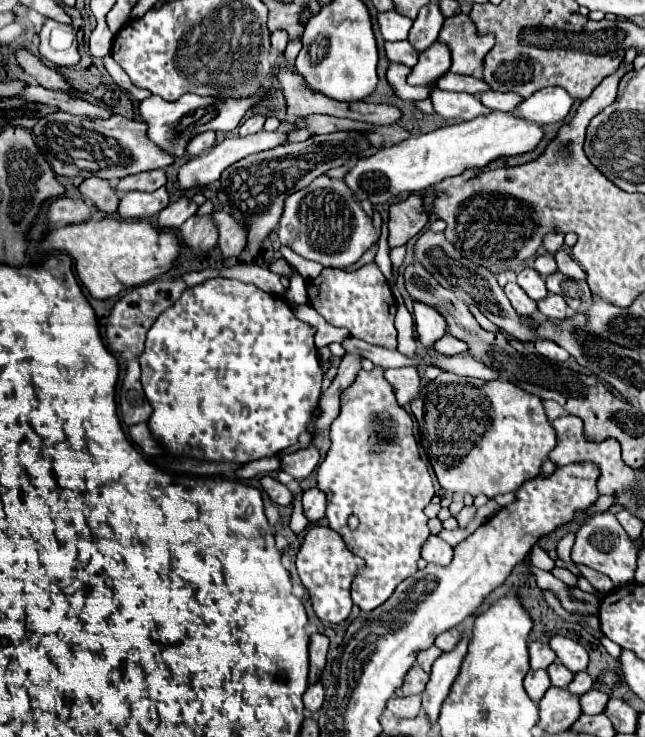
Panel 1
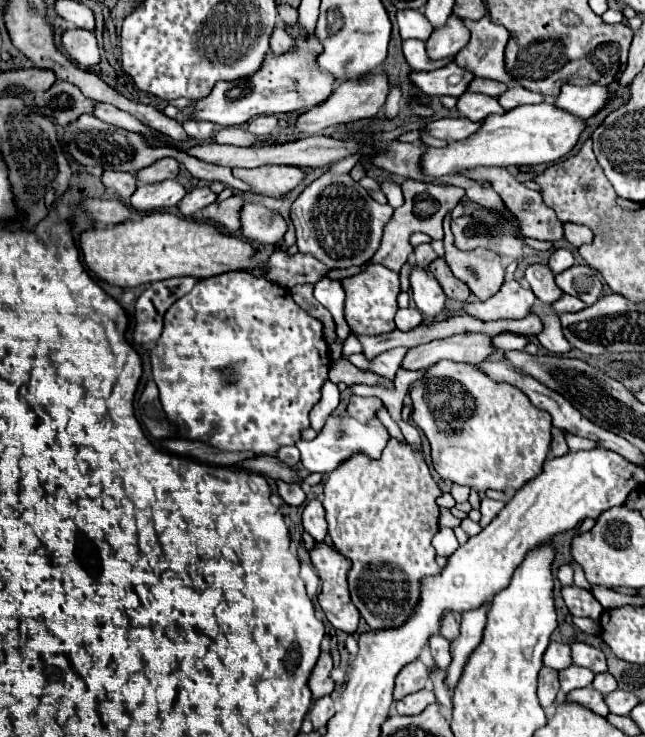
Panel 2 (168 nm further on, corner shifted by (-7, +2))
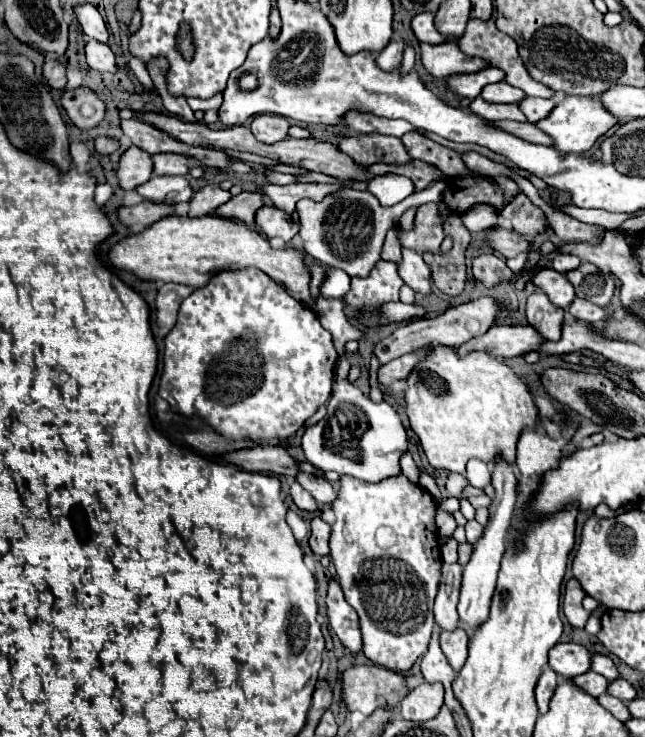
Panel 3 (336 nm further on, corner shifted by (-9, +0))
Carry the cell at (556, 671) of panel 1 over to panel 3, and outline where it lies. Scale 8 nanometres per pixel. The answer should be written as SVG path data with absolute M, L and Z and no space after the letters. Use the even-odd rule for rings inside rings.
M589 671L589 673L583 673L581 677L575 677L573 679L581 689L585 689L585 693L591 693L593 697L599 697L601 693L607 691L607 685L609 681L601 675L597 675L595 671Z

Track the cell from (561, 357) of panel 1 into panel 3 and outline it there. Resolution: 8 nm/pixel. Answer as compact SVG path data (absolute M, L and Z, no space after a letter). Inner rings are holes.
M539 291L527 299L527 321L533 325L545 339L559 341L561 325L565 311L549 301L549 297Z

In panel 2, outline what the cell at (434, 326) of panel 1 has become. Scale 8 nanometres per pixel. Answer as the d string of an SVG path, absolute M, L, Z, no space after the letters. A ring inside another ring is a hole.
M415 267L413 273L411 273L411 277L409 277L409 281L411 281L413 301L415 301L417 309L427 319L441 317L443 311L445 311L445 299L447 299L447 295L443 293L443 289L437 283L437 279L431 273Z

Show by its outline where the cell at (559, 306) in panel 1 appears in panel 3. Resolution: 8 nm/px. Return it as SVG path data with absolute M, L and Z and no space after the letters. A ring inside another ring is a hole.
M575 299L569 305L569 313L577 319L585 319L585 321L591 321L591 323L597 323L597 321L605 319L605 309L587 301L587 299Z

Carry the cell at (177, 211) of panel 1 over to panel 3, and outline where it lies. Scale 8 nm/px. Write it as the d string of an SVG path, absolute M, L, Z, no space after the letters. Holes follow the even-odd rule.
M205 185L201 191L197 191L191 199L191 211L189 217L203 217L211 215L217 207L227 203L231 199L231 193L221 189L219 185Z

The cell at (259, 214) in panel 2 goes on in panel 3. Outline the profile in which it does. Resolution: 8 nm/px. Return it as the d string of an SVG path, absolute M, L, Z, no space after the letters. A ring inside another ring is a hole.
M277 207L259 209L257 217L255 217L255 223L261 229L261 233L267 235L269 239L271 237L281 237L285 243L289 243L299 231L299 225L295 225L291 221L291 217L287 221L287 213L277 209Z

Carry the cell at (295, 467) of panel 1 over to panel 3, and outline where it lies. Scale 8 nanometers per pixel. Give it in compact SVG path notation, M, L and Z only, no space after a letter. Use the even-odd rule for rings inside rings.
M339 357L333 369L333 393L327 403L327 415L305 429L303 453L307 461L321 471L335 471L339 475L353 475L363 481L381 481L401 475L399 459L407 451L407 431L397 409L387 403L375 403L347 381L349 361Z

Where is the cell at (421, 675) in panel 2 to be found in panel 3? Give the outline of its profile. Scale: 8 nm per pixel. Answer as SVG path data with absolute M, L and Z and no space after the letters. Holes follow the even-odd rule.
M349 667L341 673L341 701L347 711L371 715L377 707L397 707L409 693L407 679L383 667Z

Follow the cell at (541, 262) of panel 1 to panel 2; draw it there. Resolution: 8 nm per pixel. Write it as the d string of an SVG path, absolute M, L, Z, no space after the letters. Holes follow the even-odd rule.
M557 249L557 251L549 257L549 267L551 267L553 273L565 271L565 269L569 269L573 263L575 263L575 259L573 259L571 251L567 251L567 249Z

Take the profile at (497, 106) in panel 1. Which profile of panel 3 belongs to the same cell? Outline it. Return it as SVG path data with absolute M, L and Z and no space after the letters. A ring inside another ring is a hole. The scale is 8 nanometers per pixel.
M559 95L555 99L537 99L537 97L525 97L525 101L521 101L521 111L527 115L529 123L537 123L549 117L549 113L553 111L553 105L559 103Z

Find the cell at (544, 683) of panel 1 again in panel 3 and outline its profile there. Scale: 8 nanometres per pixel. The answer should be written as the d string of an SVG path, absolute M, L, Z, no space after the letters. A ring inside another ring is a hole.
M545 667L537 681L537 687L535 687L535 701L537 701L539 713L547 713L549 701L551 701L555 689L557 689L557 673L551 667Z

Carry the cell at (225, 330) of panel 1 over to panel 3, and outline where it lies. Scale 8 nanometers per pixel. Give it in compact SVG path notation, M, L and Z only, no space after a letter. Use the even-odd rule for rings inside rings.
M247 267L247 269L229 269L213 275L209 283L201 289L195 289L179 309L179 319L177 325L169 331L165 337L165 355L163 355L163 375L161 375L161 385L159 385L159 395L169 403L169 407L175 413L185 413L185 415L199 415L213 425L223 437L227 439L287 439L291 437L321 405L325 405L331 397L331 377L333 377L333 365L337 361L337 351L333 347L331 333L321 327L317 315L295 301L281 285L277 285L267 273L263 273L257 267Z

